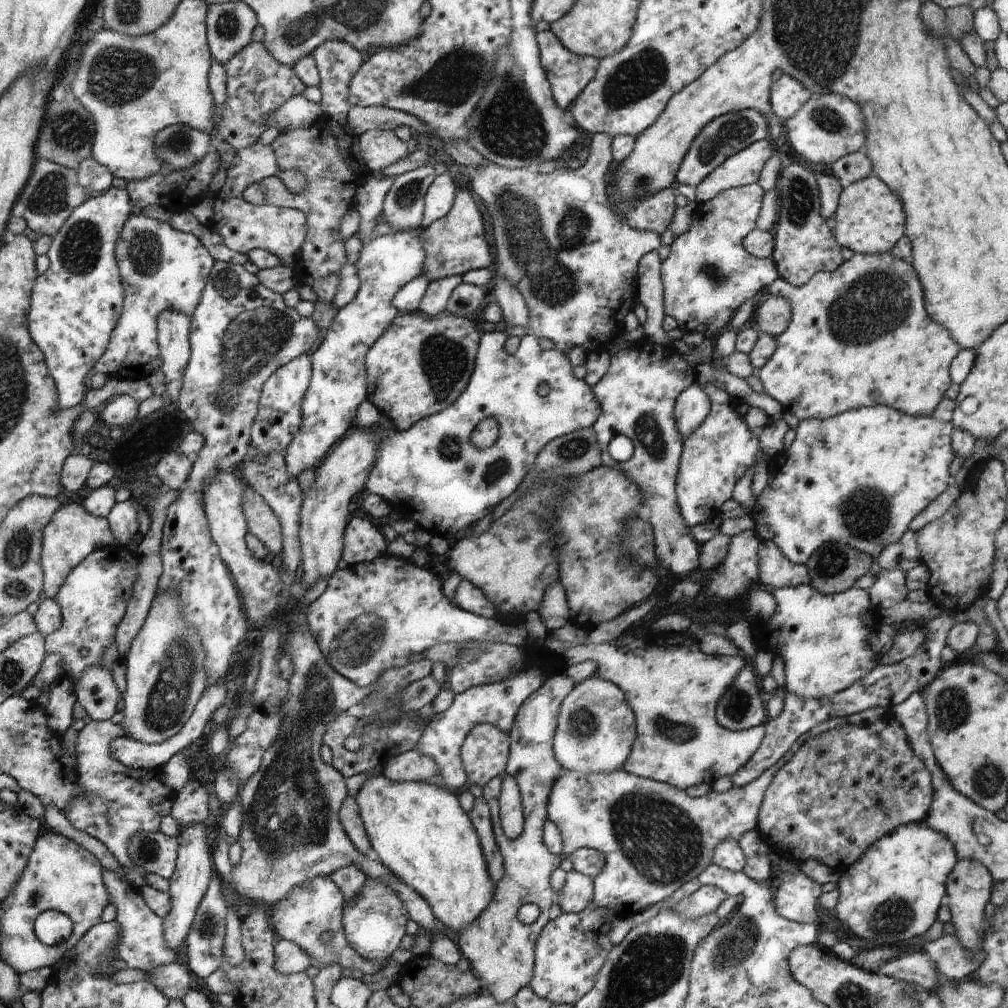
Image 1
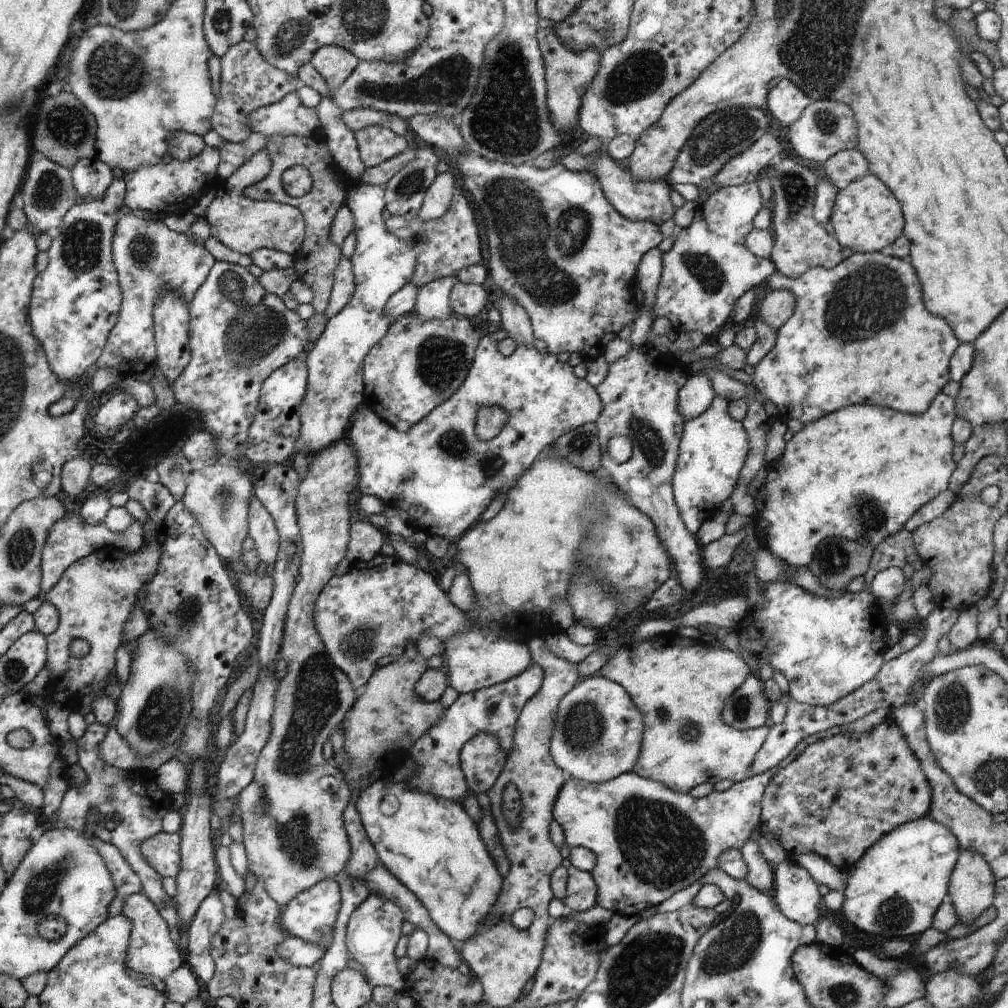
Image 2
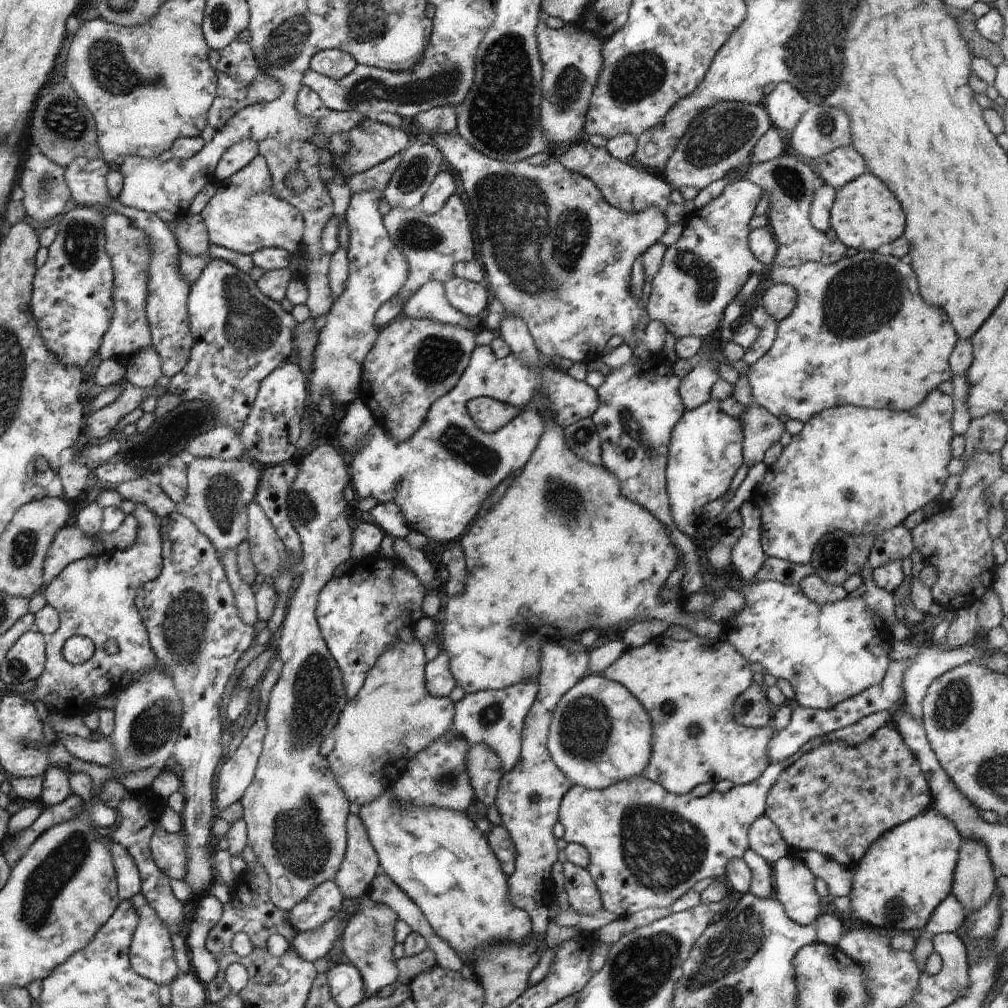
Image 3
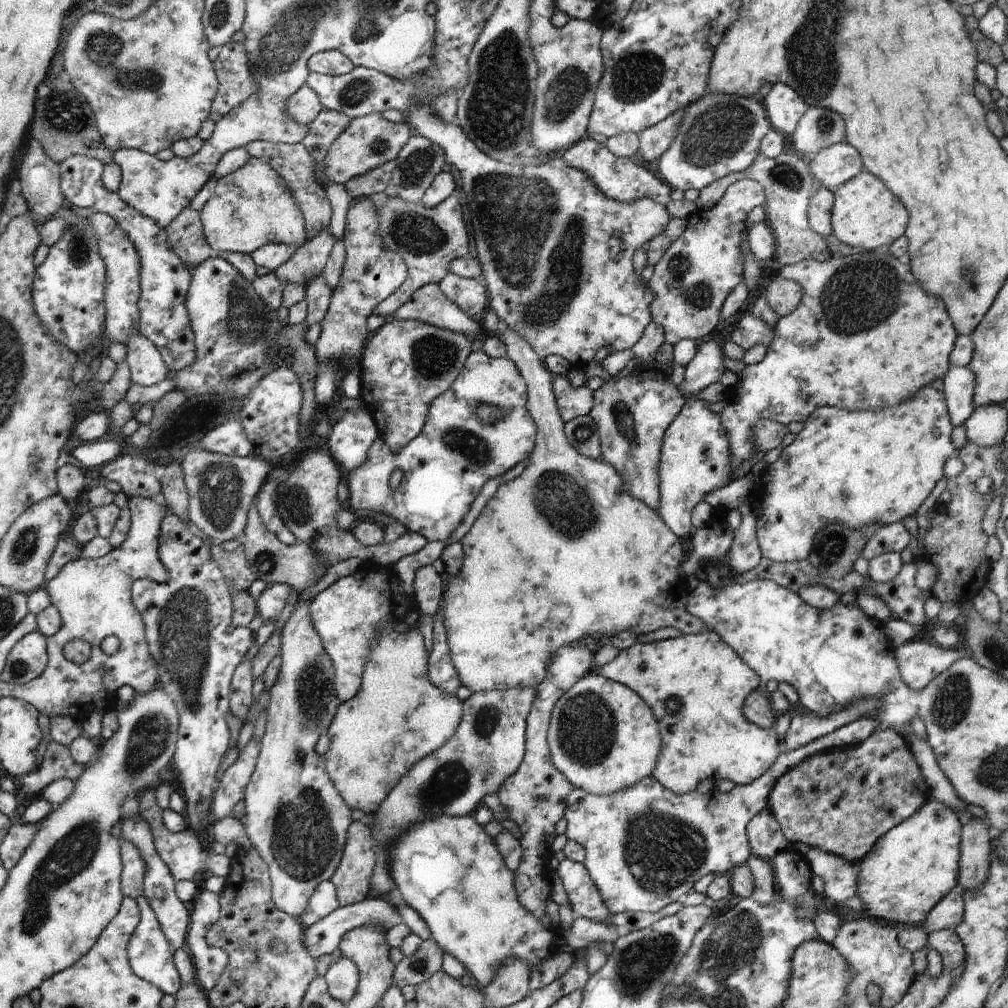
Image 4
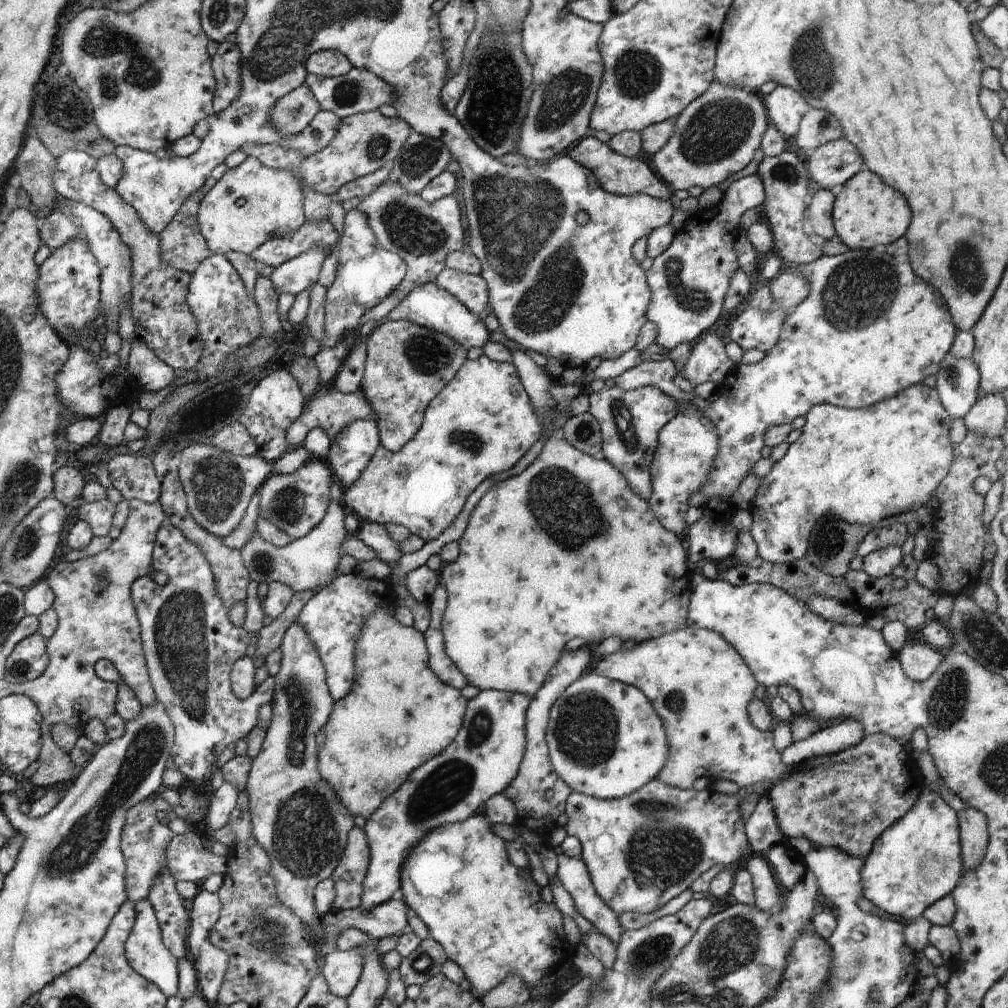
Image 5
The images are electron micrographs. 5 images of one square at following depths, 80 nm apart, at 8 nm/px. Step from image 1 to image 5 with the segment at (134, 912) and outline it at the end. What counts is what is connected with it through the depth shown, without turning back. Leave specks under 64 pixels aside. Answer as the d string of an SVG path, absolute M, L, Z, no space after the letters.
M147 898L135 902L134 906L136 911L135 923L125 942L125 955L128 964L148 982L155 984L167 998L170 996L178 997L180 987L177 958L167 949L167 946L164 946L155 910Z

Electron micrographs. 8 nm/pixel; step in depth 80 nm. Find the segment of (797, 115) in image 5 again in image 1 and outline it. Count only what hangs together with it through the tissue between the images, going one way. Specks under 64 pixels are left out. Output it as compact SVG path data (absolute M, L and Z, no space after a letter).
M782 75L776 82L771 83L769 98L774 114L783 122L792 118L796 111L804 106L814 95L793 76Z

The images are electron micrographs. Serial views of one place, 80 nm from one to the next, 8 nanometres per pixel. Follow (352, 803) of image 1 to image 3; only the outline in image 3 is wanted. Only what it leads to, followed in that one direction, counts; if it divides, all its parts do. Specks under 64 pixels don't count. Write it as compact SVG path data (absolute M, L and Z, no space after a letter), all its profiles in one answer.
M350 813L346 828L346 854L333 881L344 899L361 900L368 893L372 879L381 873L381 864L361 818Z

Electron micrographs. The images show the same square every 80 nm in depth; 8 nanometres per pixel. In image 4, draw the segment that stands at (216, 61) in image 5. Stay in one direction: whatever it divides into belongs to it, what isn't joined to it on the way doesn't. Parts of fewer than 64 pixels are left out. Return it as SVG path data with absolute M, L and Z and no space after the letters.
M230 41L222 45L213 65L219 87L211 104L209 118L217 123L233 108L256 94L260 87L249 69L243 43Z

